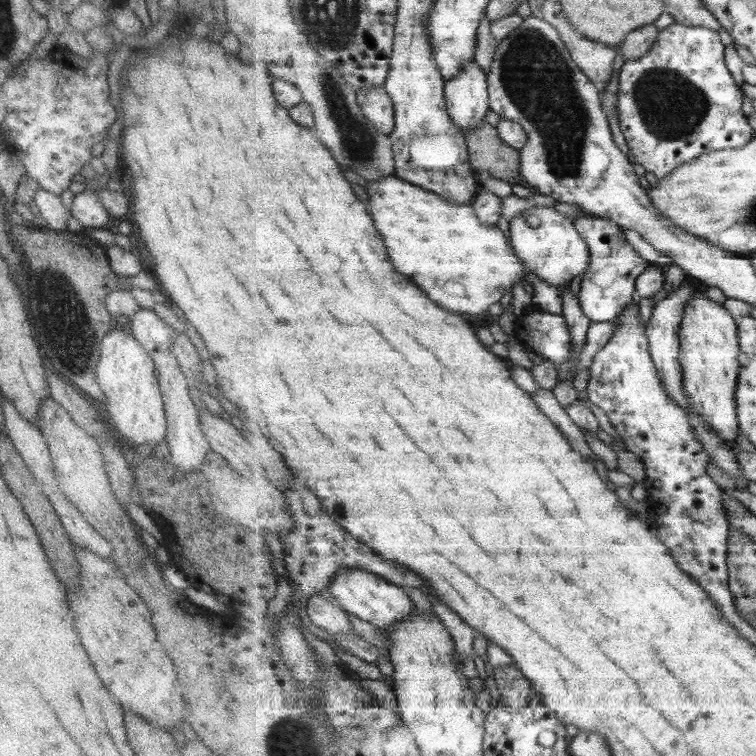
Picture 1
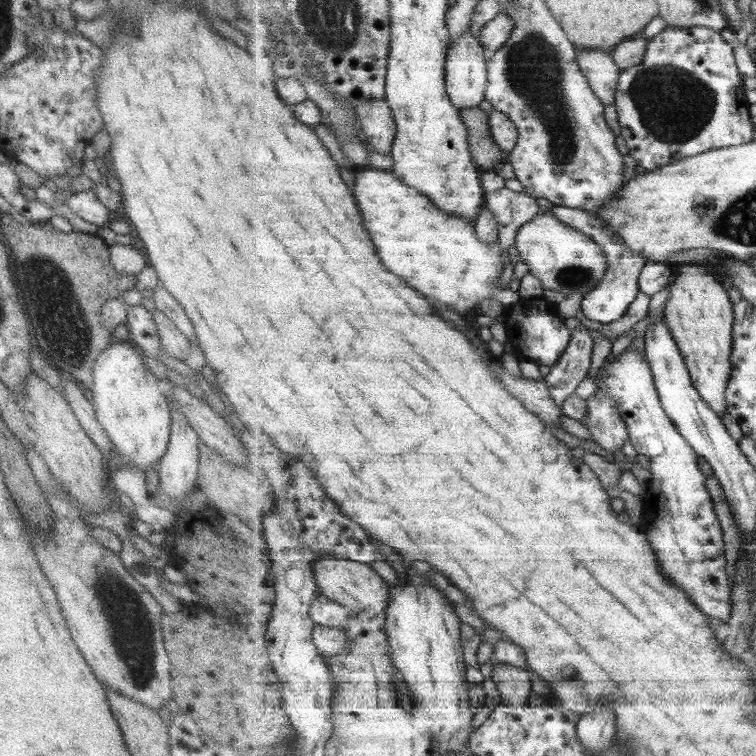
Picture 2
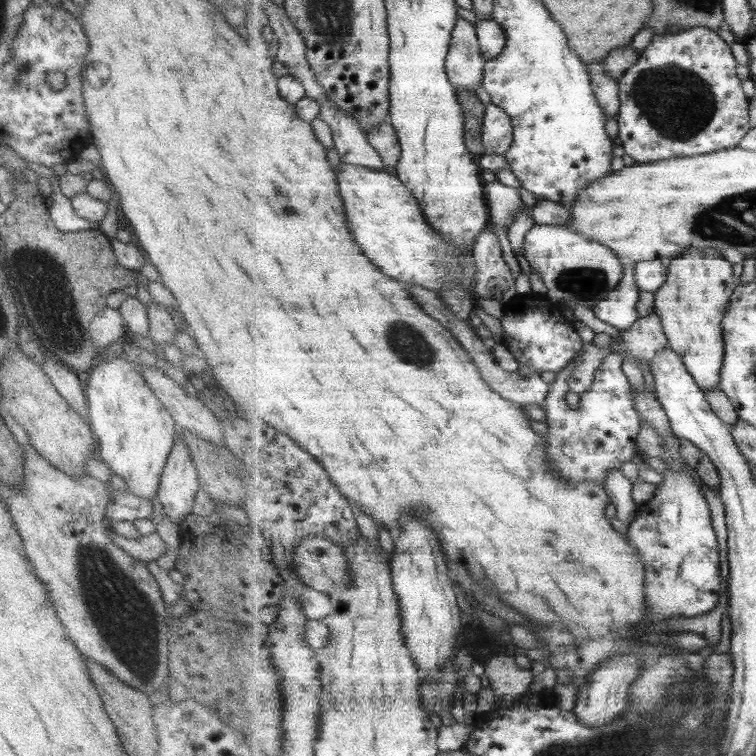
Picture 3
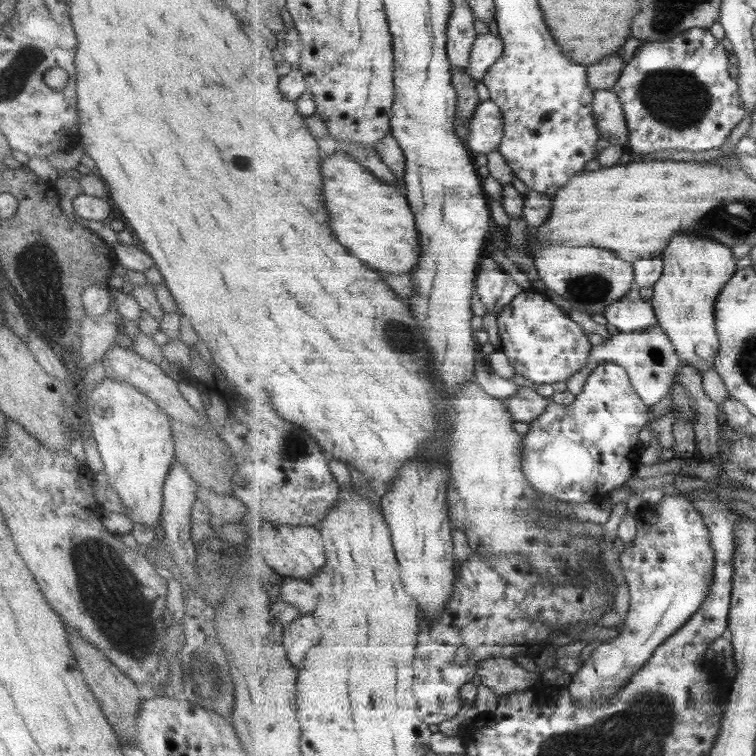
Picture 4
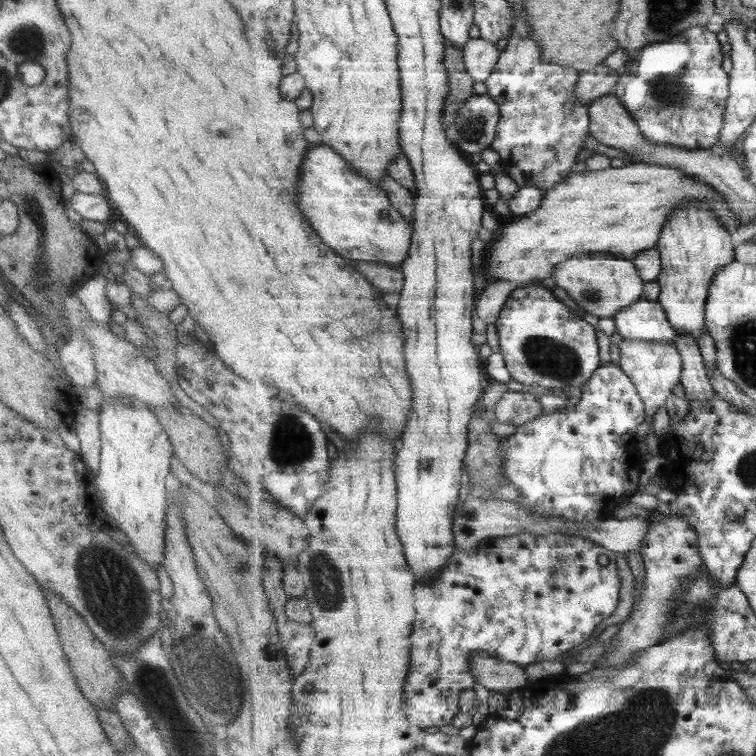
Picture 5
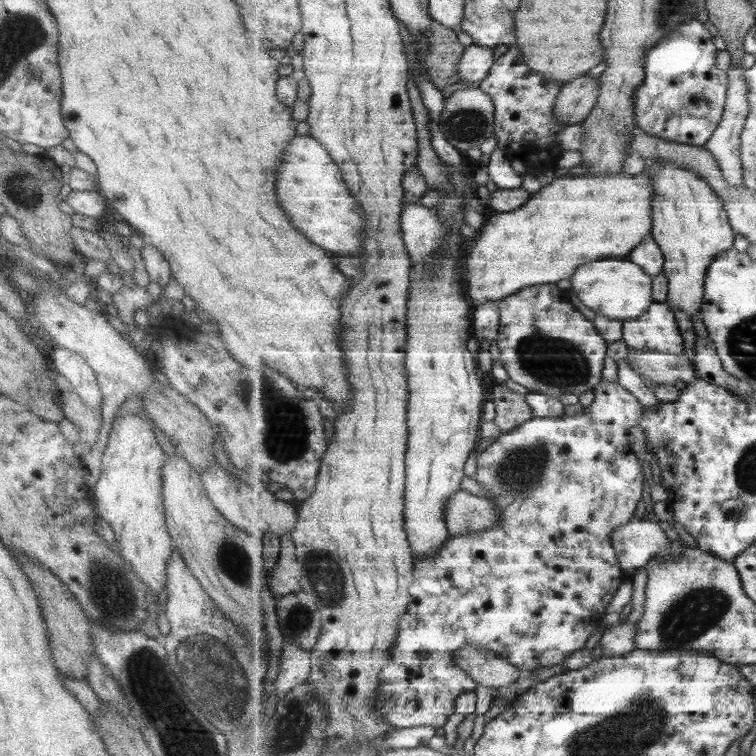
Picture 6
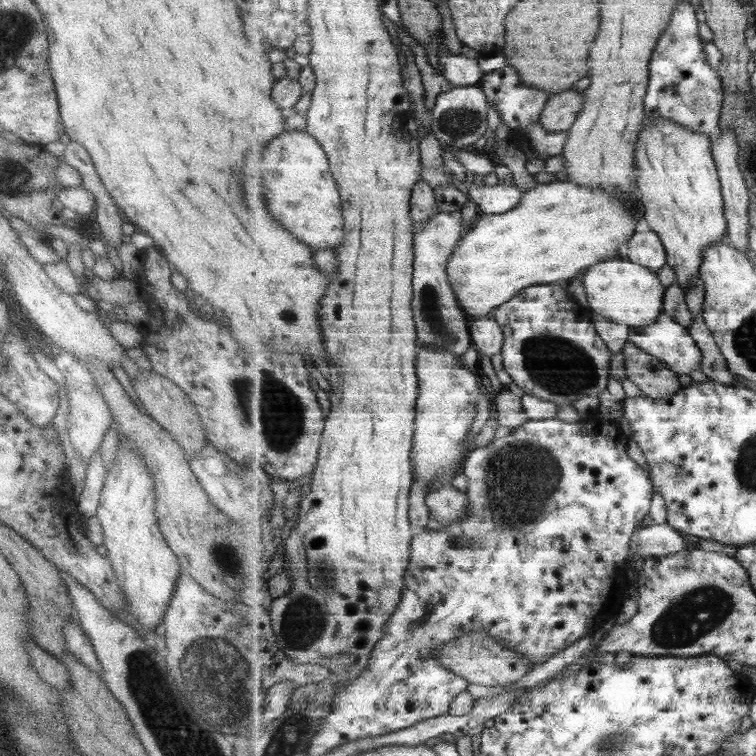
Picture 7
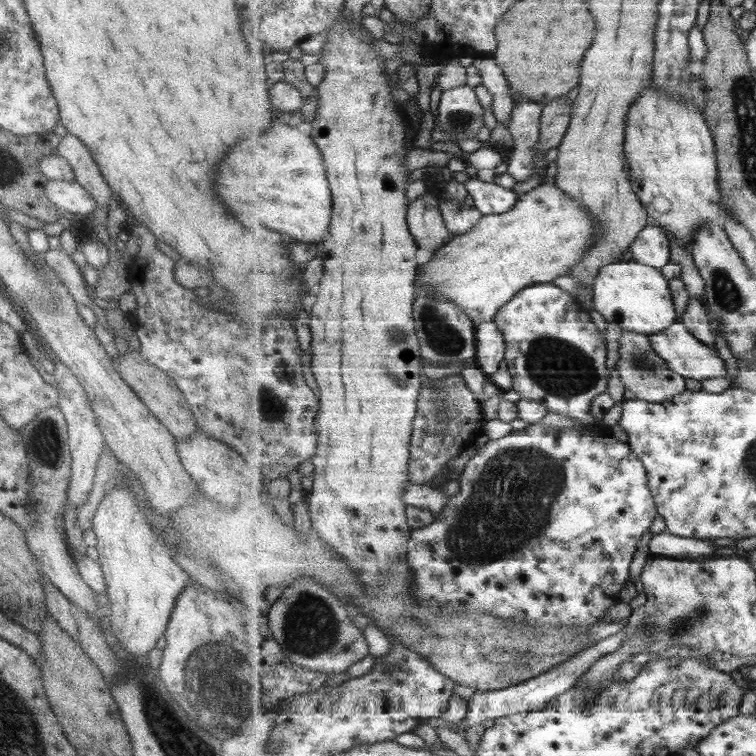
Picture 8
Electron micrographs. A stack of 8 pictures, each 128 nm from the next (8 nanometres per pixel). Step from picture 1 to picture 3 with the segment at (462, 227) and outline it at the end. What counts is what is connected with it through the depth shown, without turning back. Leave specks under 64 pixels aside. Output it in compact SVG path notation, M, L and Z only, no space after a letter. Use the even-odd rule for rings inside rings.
M344 163L337 174L342 197L347 202L351 230L355 230L363 252L383 274L391 274L391 278L417 284L439 295L452 284L474 291L474 280L478 276L474 249L456 247L436 231L414 192L397 174L349 163Z

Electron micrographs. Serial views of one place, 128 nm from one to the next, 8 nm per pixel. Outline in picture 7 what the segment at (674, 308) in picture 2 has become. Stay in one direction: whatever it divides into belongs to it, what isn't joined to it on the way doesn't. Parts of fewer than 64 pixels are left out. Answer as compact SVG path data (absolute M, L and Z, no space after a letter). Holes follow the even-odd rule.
M665 119L646 120L646 122L636 148L639 199L650 230L655 231L662 238L666 247L668 264L677 273L676 283L687 293L692 282L701 277L704 252L710 246L718 244L722 240L725 241L728 235L722 182L712 153L713 138L694 130L688 130L673 121L665 121Z

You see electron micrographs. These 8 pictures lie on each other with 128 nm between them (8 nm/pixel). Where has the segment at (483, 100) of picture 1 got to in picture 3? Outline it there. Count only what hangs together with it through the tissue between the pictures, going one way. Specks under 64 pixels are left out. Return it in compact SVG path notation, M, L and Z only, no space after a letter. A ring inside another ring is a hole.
M459 18L453 33L450 53L446 60L449 78L459 90L475 90L486 73L486 56L480 49L475 23Z

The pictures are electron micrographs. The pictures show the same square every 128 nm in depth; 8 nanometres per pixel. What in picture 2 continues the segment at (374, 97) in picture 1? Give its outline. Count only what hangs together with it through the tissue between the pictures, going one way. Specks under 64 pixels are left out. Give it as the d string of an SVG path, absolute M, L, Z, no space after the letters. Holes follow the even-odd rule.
M386 99L359 102L354 109L367 140L383 154L391 154L398 126Z

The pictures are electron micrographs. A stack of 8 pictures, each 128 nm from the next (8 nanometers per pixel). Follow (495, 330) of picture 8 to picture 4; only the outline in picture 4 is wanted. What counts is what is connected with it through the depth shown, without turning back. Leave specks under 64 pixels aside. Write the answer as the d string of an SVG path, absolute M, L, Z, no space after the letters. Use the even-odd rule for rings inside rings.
M489 247L484 248L479 262L476 288L487 306L487 315L503 312L518 294L526 290L493 260Z

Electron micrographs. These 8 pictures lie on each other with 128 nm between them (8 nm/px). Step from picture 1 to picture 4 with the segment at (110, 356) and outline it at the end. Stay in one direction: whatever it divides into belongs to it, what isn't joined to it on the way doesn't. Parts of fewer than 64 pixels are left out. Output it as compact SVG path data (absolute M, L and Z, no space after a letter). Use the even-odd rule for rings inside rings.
M109 378L97 382L82 405L86 411L85 420L103 463L104 473L108 476L110 487L119 495L126 508L125 516L129 517L133 524L145 524L154 530L162 509L162 484L174 455L170 417L147 398L147 395L141 394L129 384L111 382Z

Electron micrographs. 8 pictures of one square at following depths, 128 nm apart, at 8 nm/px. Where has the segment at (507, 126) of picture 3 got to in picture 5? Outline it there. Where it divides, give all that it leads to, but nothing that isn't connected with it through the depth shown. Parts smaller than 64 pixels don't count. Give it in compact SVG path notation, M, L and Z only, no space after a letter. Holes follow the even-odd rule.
M487 93L473 95L457 112L455 124L448 125L451 140L468 156L491 147L501 118L497 102Z

